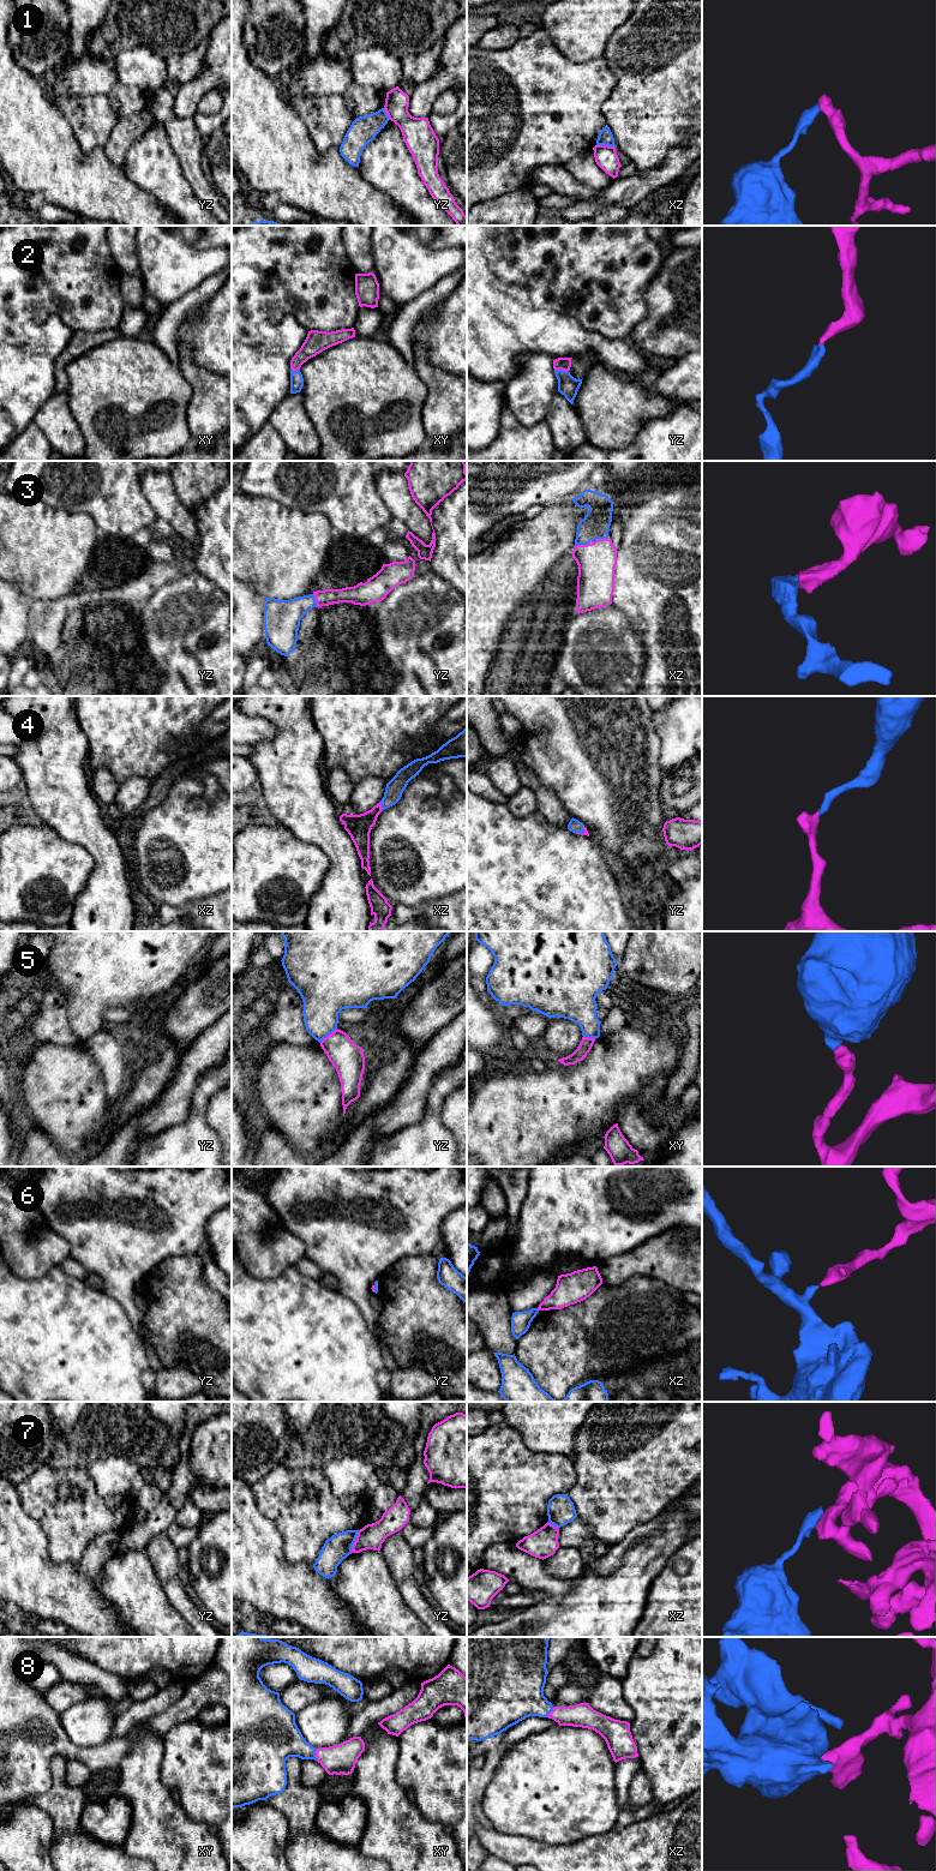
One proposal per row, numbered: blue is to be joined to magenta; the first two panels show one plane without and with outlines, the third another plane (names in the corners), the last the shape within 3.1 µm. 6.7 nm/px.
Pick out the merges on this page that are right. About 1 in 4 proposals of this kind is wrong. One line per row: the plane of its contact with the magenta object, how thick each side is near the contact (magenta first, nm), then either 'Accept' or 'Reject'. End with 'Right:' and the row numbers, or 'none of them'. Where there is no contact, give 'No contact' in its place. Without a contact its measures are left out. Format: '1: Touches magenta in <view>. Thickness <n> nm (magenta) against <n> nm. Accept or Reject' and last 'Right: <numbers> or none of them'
1: Touches magenta in xz. Thickness 150 nm (magenta) against 100 nm. Reject
2: Touches magenta in yz. Thickness 90 nm (magenta) against 140 nm. Accept
3: Touches magenta in xz. Thickness 260 nm (magenta) against 190 nm. Accept
4: Touches magenta in xz. Thickness 160 nm (magenta) against 120 nm. Accept
5: Touches magenta in yz. Thickness 220 nm (magenta) against 280 nm. Reject
6: Touches magenta in yz. Thickness 20 nm (magenta) against 30 nm. Reject
7: Touches magenta in yz. Thickness 170 nm (magenta) against 170 nm. Reject
8: Touches magenta in xy. Thickness 200 nm (magenta) against 260 nm. Accept
Right: 2, 3, 4, 8

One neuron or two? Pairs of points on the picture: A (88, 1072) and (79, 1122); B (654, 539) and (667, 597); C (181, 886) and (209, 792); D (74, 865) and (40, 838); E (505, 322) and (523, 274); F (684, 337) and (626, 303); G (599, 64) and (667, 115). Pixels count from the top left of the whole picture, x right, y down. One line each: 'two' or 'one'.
A: one
B: one
C: two
D: one
E: two
F: two
G: two

